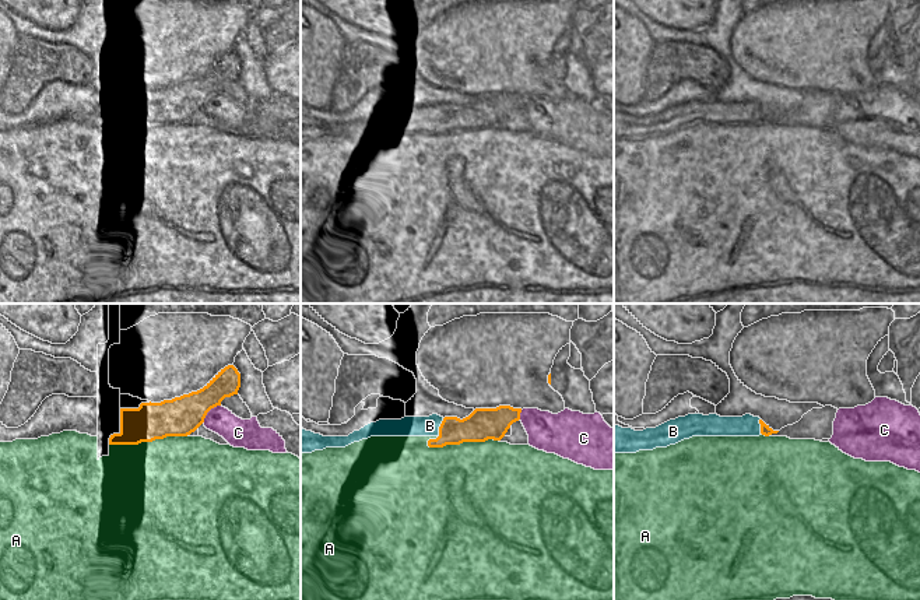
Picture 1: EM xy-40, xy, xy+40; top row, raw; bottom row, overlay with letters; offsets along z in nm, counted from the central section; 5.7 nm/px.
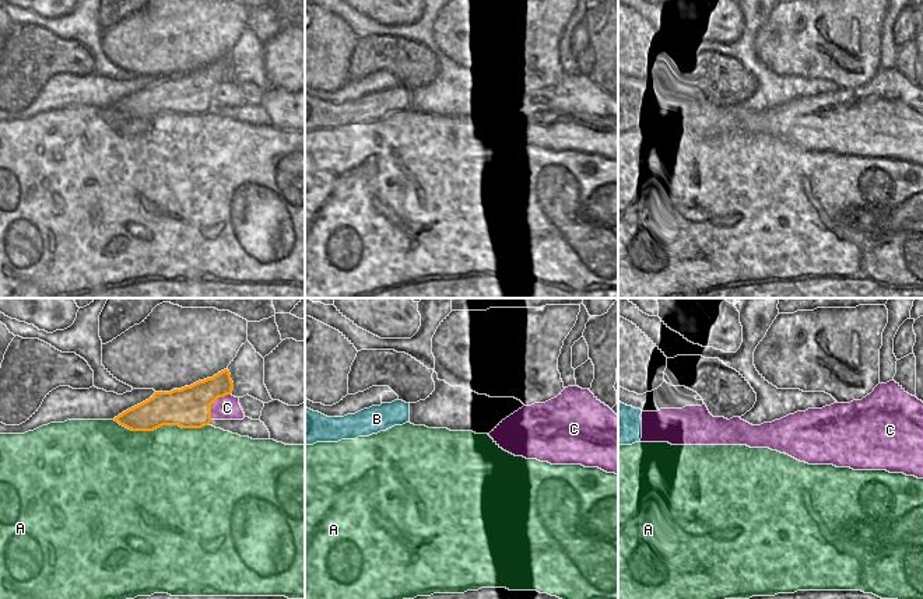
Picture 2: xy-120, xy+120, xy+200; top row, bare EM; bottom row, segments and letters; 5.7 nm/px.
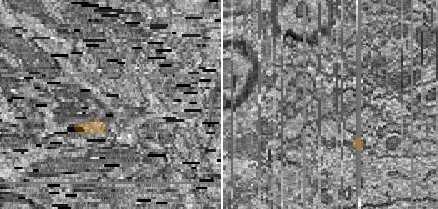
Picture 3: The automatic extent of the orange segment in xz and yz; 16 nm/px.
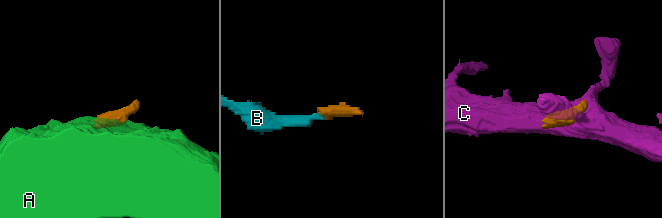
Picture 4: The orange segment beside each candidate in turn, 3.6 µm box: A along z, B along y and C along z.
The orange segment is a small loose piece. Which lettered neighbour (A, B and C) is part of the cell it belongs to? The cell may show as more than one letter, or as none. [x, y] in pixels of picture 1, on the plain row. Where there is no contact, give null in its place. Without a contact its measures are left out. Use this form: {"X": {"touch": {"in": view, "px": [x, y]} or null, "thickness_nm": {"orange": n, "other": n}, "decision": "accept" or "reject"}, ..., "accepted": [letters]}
{"A": {"touch": {"in": "xy", "px": [462, 129]}, "thickness_nm": {"orange": 190, "other": 500}, "decision": "reject"}, "B": {"touch": {"in": "xy", "px": [439, 115]}, "thickness_nm": {"orange": 190, "other": 110}, "decision": "accept"}, "C": {"touch": {"in": "xy-40", "px": [209, 97]}, "thickness_nm": {"orange": 220, "other": 170}, "decision": "reject"}, "accepted": ["B"]}

